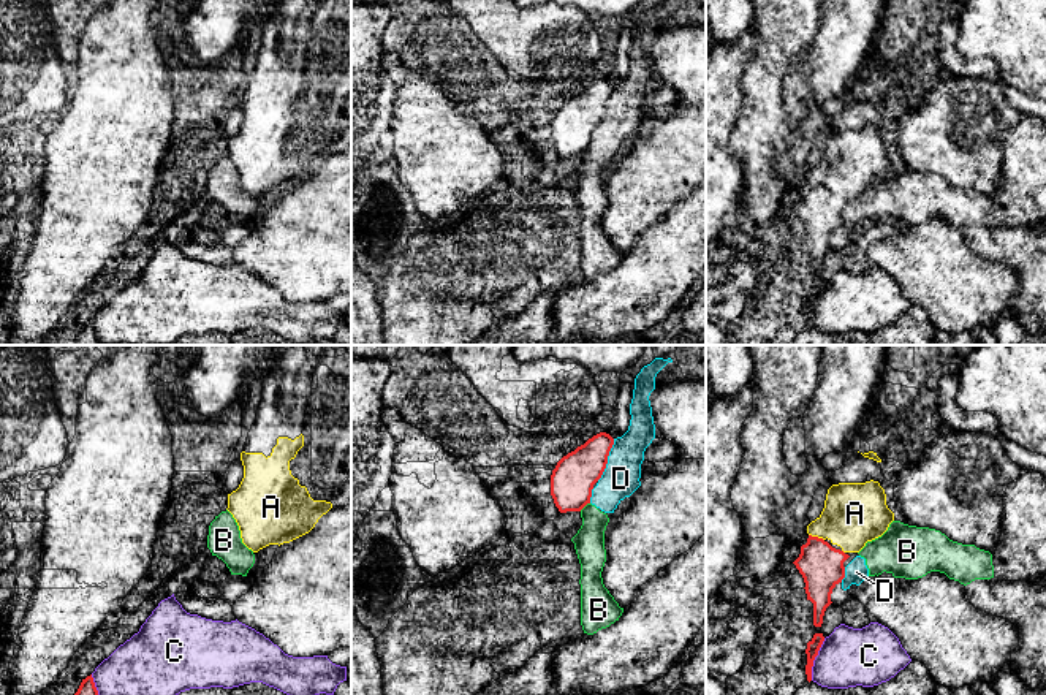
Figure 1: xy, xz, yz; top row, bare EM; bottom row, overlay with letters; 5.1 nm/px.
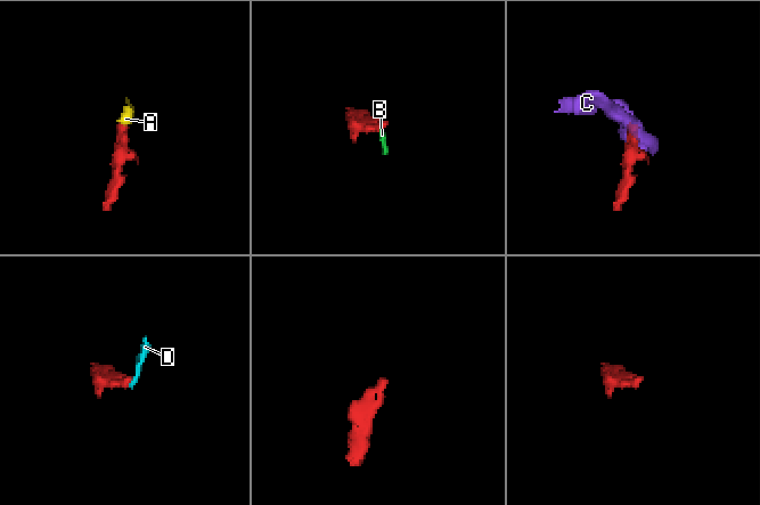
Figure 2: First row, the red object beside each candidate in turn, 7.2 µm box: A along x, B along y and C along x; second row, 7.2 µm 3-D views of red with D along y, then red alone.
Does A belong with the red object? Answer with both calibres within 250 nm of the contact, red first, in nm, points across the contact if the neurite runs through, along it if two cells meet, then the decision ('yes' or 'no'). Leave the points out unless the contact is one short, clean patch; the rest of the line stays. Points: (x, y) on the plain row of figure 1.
220 nm thick on the red side, 320 nm on the other; runs through yz (822, 211), (817, 203), (817, 182), (829, 170), (855, 159); yes

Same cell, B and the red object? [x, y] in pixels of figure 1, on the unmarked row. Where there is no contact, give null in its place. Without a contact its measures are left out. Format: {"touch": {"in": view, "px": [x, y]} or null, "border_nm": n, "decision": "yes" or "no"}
{"touch": {"in": "xz", "px": [584, 151]}, "border_nm": 70, "decision": "no"}

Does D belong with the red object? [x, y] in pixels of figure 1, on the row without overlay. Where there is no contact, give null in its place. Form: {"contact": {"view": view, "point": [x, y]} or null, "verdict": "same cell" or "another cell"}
{"contact": {"view": "xz", "point": [606, 105]}, "verdict": "another cell"}

